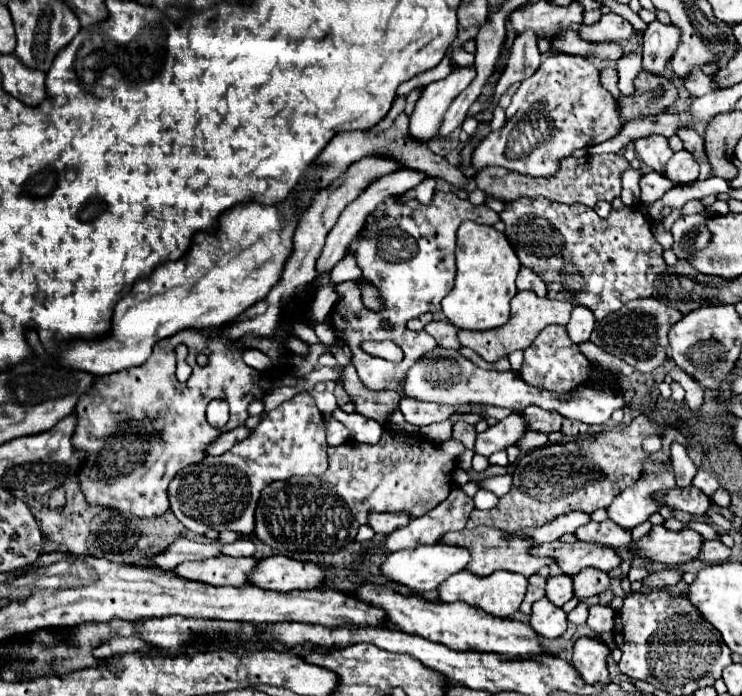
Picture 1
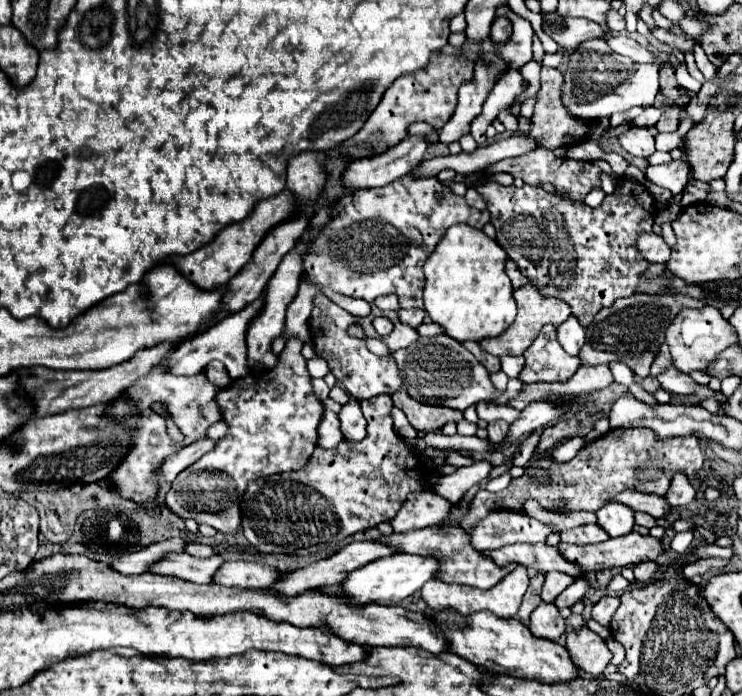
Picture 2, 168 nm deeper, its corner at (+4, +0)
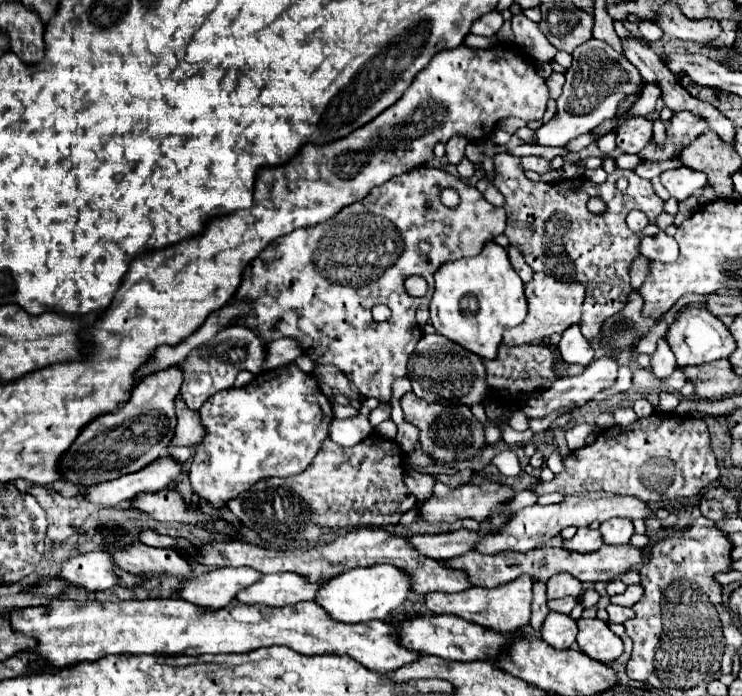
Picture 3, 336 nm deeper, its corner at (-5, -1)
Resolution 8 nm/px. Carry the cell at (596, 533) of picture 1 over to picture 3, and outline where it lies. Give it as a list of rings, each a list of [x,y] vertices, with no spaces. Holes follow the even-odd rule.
[[[582,527],[582,529],[576,531],[576,535],[572,539],[564,541],[564,547],[568,551],[580,551],[580,553],[584,553],[584,551],[596,551],[596,549],[600,549],[602,543],[604,541],[602,541],[602,535],[600,535],[598,529]]]

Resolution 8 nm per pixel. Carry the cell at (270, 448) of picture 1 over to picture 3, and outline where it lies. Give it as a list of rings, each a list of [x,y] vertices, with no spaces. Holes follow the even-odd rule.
[[[296,363],[278,367],[274,371],[264,371],[246,387],[218,391],[218,395],[206,399],[206,403],[200,407],[200,415],[208,433],[192,459],[190,485],[192,493],[196,493],[200,499],[206,499],[218,511],[226,509],[230,499],[248,491],[264,477],[290,477],[302,473],[318,453],[322,441],[330,435],[330,423],[334,419],[332,403],[320,391],[316,377],[298,369]]]

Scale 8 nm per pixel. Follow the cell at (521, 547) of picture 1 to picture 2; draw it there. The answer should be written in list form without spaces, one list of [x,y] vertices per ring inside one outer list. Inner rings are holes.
[[[433,526],[433,528],[423,528],[423,530],[409,530],[409,532],[401,532],[401,534],[391,534],[391,536],[379,536],[377,542],[383,542],[385,546],[393,546],[397,548],[397,552],[405,552],[405,554],[419,554],[419,556],[433,556],[439,562],[439,570],[437,576],[443,582],[451,582],[451,584],[463,584],[463,586],[473,586],[473,588],[491,588],[497,582],[501,582],[501,578],[515,568],[507,566],[507,568],[499,568],[493,562],[489,562],[489,558],[483,558],[477,550],[473,550],[469,546],[469,536],[465,530],[455,528],[455,526]]]

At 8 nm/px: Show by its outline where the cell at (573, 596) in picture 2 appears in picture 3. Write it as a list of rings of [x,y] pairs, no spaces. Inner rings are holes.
[[[574,597],[556,599],[556,601],[550,601],[550,603],[548,603],[548,607],[550,607],[552,611],[558,611],[558,613],[570,613],[576,605],[578,605],[578,599],[574,599]]]

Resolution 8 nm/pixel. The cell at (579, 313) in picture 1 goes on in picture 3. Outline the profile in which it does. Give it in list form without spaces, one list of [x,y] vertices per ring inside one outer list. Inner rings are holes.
[[[568,327],[562,333],[562,341],[558,343],[560,355],[566,363],[580,363],[580,365],[590,365],[594,359],[594,349],[590,347],[590,343],[584,339],[584,335],[580,333],[580,327]]]

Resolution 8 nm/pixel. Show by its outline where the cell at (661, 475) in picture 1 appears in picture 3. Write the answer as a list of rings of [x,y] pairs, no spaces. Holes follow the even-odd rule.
[[[614,517],[614,519],[604,521],[600,525],[600,533],[602,533],[604,543],[608,543],[608,545],[624,545],[634,535],[634,525],[632,525],[630,519]]]

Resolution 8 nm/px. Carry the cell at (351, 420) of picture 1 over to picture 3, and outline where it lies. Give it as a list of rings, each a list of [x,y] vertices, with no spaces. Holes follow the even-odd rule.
[[[364,399],[358,409],[358,415],[350,419],[334,419],[334,423],[330,423],[330,439],[342,447],[358,445],[374,431],[368,421],[368,415],[376,407],[378,407],[376,399]]]

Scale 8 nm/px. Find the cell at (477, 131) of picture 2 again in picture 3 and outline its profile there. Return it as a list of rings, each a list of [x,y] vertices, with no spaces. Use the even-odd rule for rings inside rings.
[[[502,151],[492,157],[494,161],[494,187],[504,195],[504,211],[508,215],[506,237],[512,247],[516,247],[526,263],[538,271],[552,275],[554,279],[568,283],[578,281],[586,287],[586,299],[582,309],[580,329],[586,339],[594,339],[600,331],[602,321],[618,313],[628,295],[630,287],[630,265],[640,255],[640,239],[658,233],[656,217],[664,211],[664,201],[654,193],[648,179],[638,177],[634,171],[616,169],[608,175],[604,185],[596,185],[586,177],[564,179],[558,183],[532,183],[526,179],[520,157]],[[620,177],[628,179],[628,187],[620,191],[616,181]],[[592,197],[606,201],[606,211],[596,215],[586,203]],[[632,211],[644,211],[648,215],[648,227],[642,233],[634,233],[626,225],[626,215]]]

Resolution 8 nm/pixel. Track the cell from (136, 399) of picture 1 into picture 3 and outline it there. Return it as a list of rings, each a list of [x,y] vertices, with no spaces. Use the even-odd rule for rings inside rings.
[[[178,395],[176,401],[174,401],[178,425],[176,425],[174,439],[170,441],[170,447],[182,447],[182,445],[196,447],[196,445],[202,441],[202,435],[206,435],[206,433],[202,431],[202,421],[198,419],[198,411],[190,411],[190,409],[182,403],[180,397],[182,397],[182,395]]]

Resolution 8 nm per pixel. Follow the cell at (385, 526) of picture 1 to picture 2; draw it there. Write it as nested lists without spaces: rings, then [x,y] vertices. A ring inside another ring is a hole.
[[[419,490],[407,496],[401,510],[393,518],[395,532],[439,526],[451,512],[453,504],[435,490]]]

